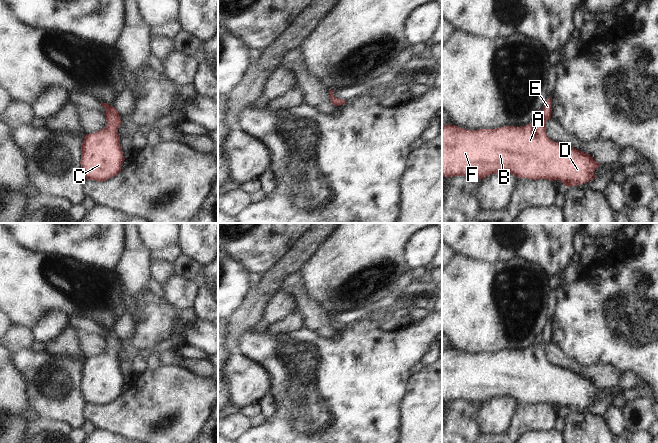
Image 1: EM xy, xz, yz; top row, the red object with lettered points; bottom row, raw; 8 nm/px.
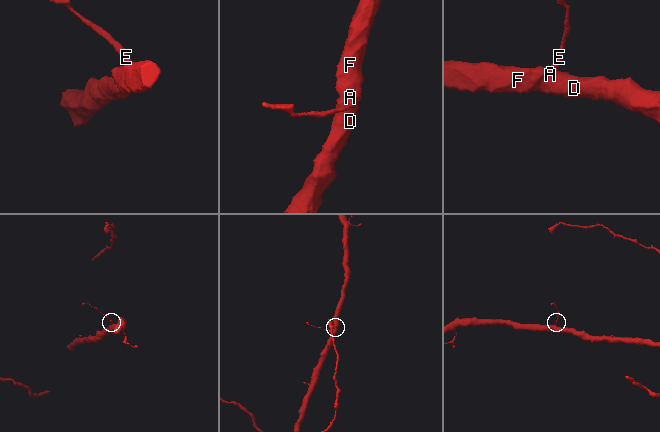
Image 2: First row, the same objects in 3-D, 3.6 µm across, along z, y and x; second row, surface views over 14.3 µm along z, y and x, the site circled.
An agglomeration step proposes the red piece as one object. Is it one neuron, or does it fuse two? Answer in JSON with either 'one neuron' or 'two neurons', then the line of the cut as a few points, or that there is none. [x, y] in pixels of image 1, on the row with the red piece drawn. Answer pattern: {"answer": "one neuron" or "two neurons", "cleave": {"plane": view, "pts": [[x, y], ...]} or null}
{"answer": "one neuron", "cleave": null}

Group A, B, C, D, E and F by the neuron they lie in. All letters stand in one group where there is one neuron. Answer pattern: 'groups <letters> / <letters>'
groups A B C D E F

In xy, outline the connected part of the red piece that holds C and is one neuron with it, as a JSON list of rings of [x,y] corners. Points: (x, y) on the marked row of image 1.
[[[108,103],[101,104],[106,110],[107,125],[96,133],[85,134],[80,161],[86,179],[97,182],[104,182],[120,173],[125,160],[118,134],[119,112]]]

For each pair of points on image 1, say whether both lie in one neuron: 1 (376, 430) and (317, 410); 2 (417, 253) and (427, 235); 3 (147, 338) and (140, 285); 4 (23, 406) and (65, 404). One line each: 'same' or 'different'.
1: same
2: same
3: different
4: different

